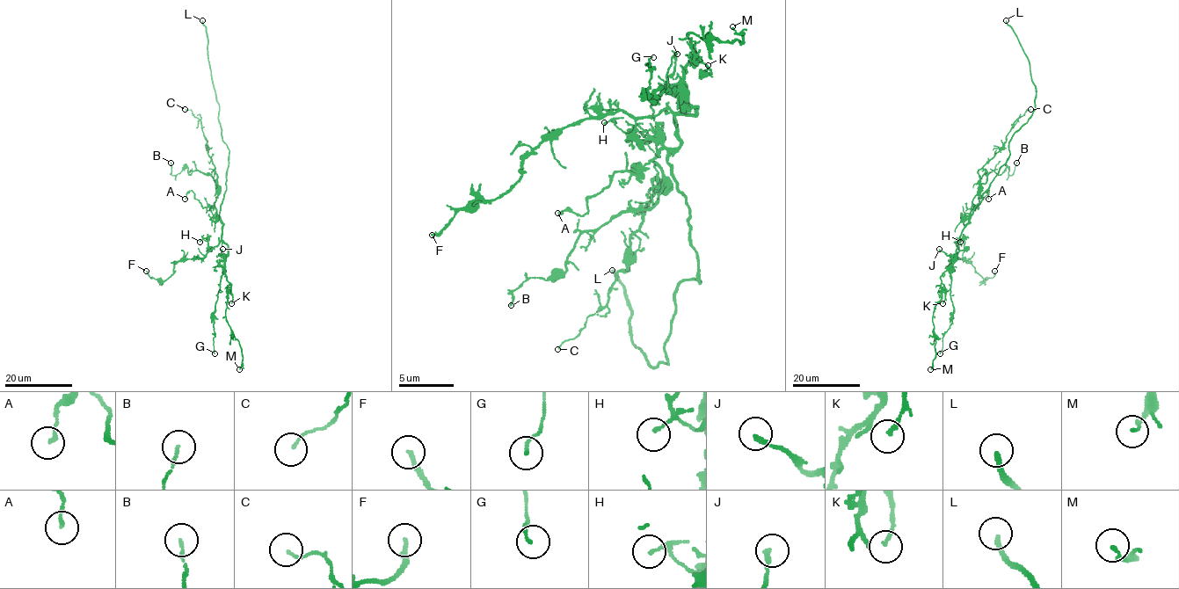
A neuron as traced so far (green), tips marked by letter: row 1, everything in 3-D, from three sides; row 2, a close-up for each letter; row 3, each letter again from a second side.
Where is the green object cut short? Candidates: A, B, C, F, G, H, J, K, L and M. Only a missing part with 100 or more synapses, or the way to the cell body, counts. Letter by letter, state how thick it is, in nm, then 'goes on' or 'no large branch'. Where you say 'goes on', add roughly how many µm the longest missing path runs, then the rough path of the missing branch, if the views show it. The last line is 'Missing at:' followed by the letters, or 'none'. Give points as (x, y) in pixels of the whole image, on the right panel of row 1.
A: calibre 160 nm; no large branch
B: calibre 130 nm; no large branch
C: calibre 110 nm; no large branch
F: calibre 200 nm; no large branch
G: calibre 140 nm; no large branch
H: calibre 140 nm; no large branch
J: calibre 240 nm; no large branch
K: calibre 120 nm; no large branch
L: calibre 220 nm; goes on; missing 5 µm
M: calibre 170 nm; no large branch
Missing at: L

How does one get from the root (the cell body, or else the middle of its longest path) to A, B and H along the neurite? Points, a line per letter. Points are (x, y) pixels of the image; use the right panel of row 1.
A: (984, 193), (973, 212), (969, 215), (971, 208), (979, 204), (988, 190), (988, 199)
B: (984, 193), (970, 216), (972, 199), (993, 170), (1000, 175), (1007, 167), (1011, 176), (1016, 163)
H: (984, 193), (956, 243), (963, 250), (964, 242), (960, 238), (960, 242)

